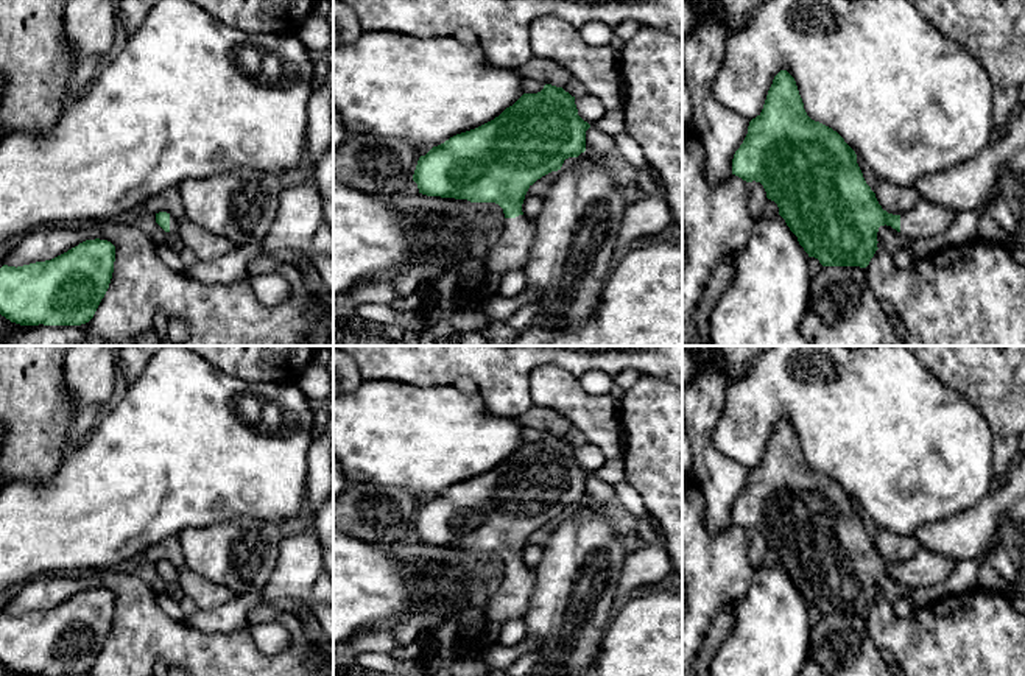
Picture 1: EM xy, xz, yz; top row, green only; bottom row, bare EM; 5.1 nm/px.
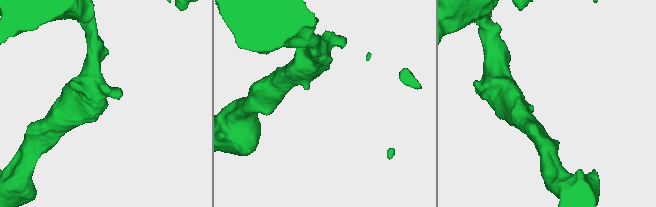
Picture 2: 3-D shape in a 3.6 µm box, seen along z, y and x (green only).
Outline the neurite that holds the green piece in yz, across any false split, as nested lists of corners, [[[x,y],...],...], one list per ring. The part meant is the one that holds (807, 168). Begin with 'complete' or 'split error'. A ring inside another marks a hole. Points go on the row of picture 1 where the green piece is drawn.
split error; [[[787,70],[774,76],[762,112],[749,121],[748,134],[732,159],[732,174],[763,185],[766,198],[777,204],[779,215],[799,245],[822,266],[866,268],[879,249],[880,226],[891,226],[910,241],[944,234],[956,217],[950,209],[928,201],[919,201],[902,215],[883,210],[863,178],[855,151],[837,131],[807,115],[796,81]]]

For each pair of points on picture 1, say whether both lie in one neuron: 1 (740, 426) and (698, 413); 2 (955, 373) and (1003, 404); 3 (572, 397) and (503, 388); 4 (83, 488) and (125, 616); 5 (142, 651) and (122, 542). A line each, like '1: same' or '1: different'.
1: different
2: same
3: different
4: different
5: different

